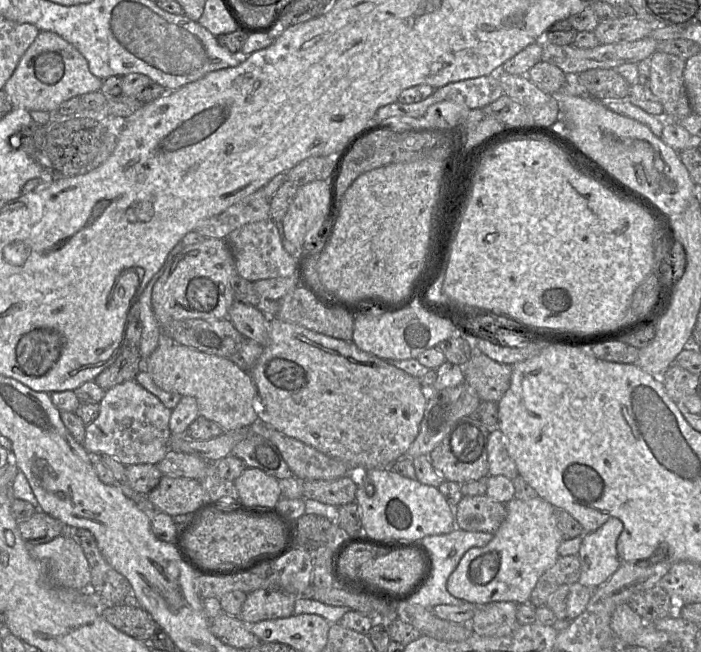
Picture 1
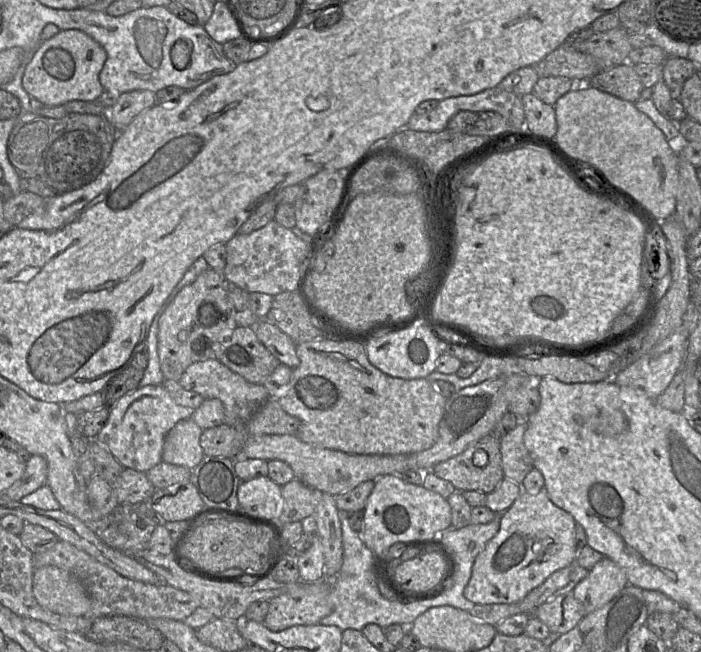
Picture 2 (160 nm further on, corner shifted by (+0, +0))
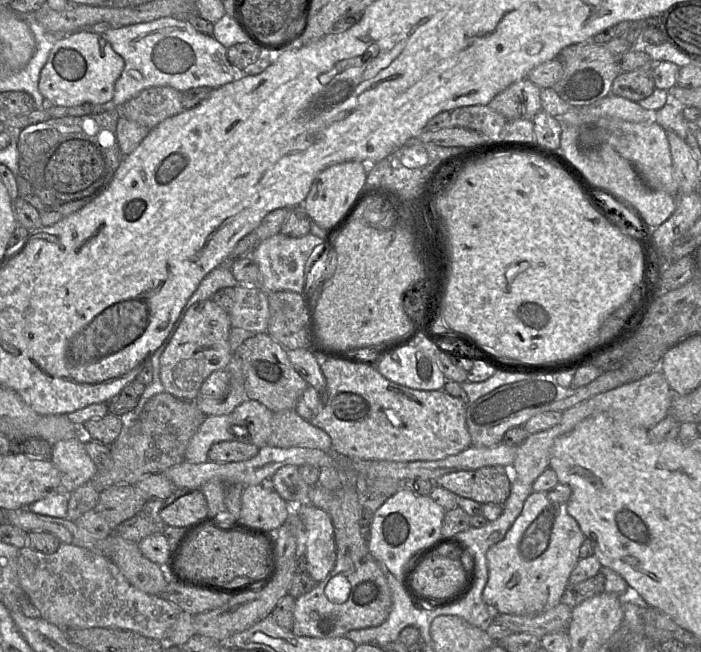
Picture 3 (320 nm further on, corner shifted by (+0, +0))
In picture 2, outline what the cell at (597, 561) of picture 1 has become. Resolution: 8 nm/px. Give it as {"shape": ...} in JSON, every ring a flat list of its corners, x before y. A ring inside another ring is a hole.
{"shape":[[605,556,575,586,573,594,584,606,586,615,608,603,628,582,625,571]]}

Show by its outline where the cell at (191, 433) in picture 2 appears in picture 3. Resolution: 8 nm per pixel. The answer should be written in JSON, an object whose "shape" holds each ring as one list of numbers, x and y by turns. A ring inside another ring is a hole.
{"shape":[[229,414,206,416,198,431,189,441,184,461,192,464,205,463,208,461,208,450,213,444,235,440,235,436,229,430,229,425]]}

